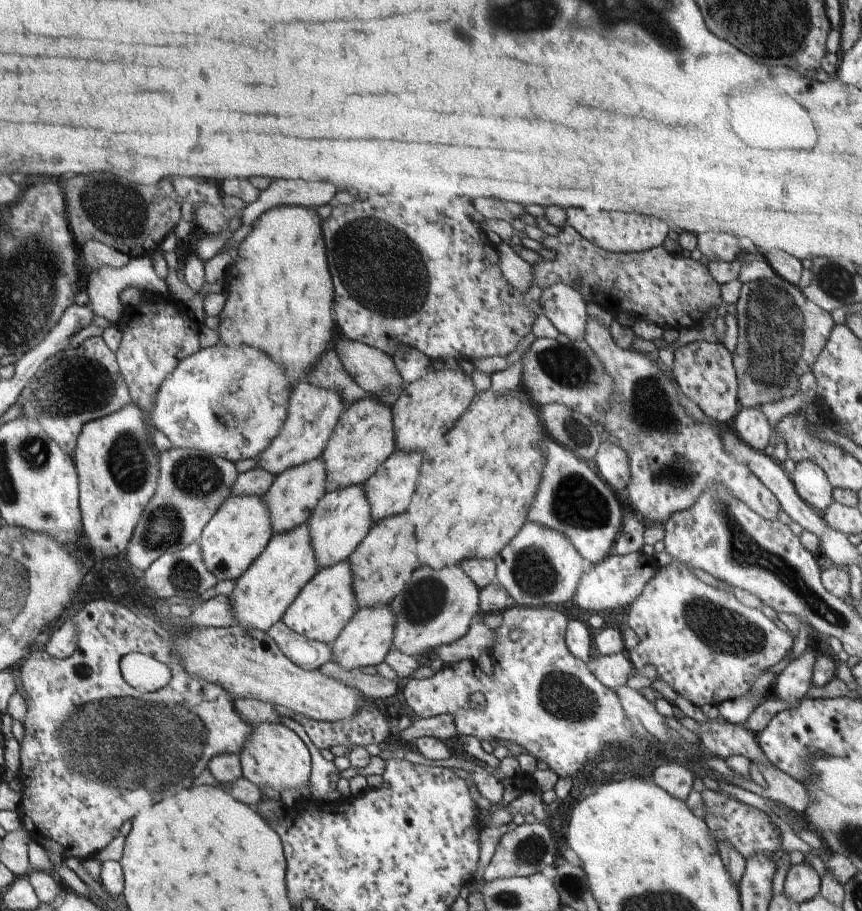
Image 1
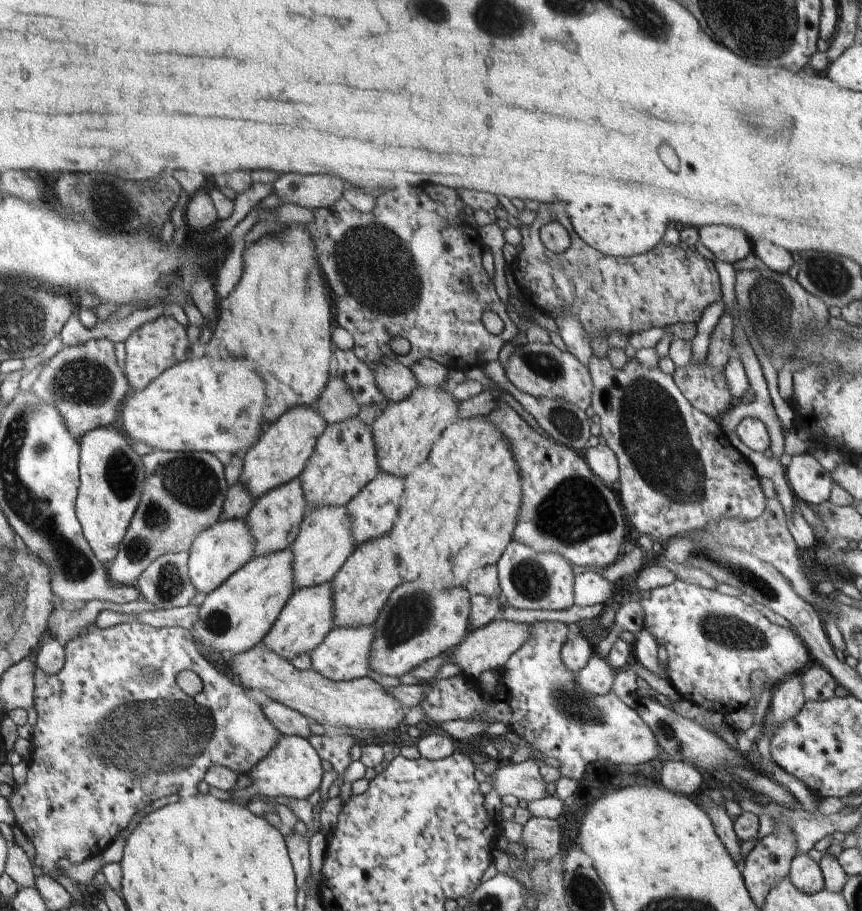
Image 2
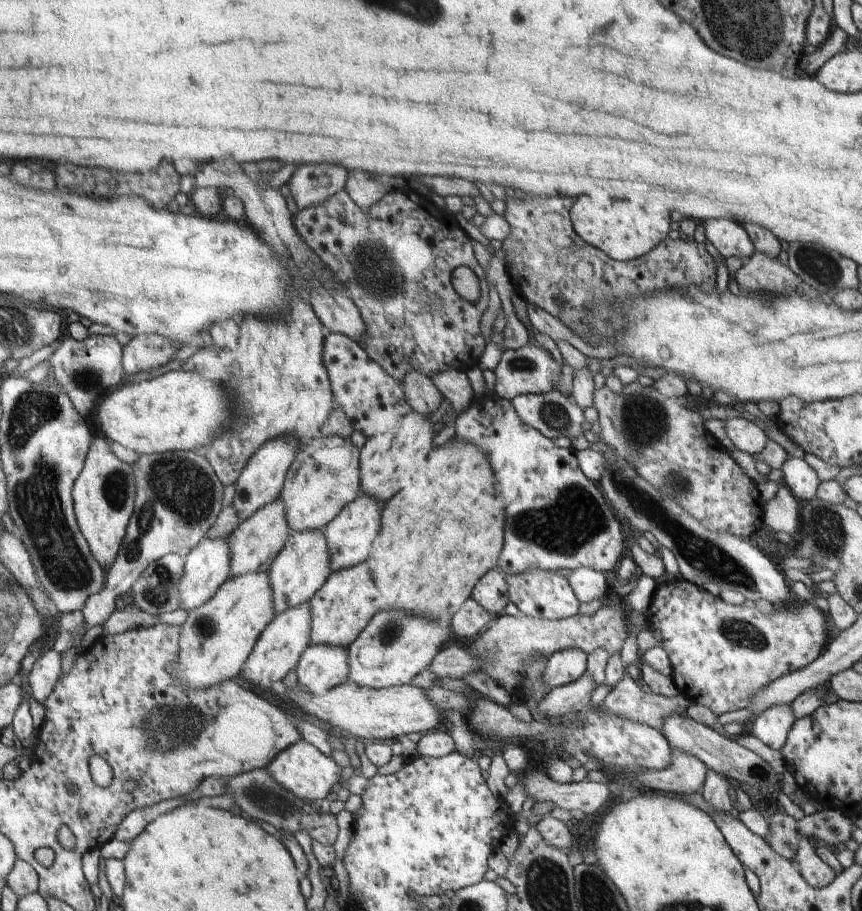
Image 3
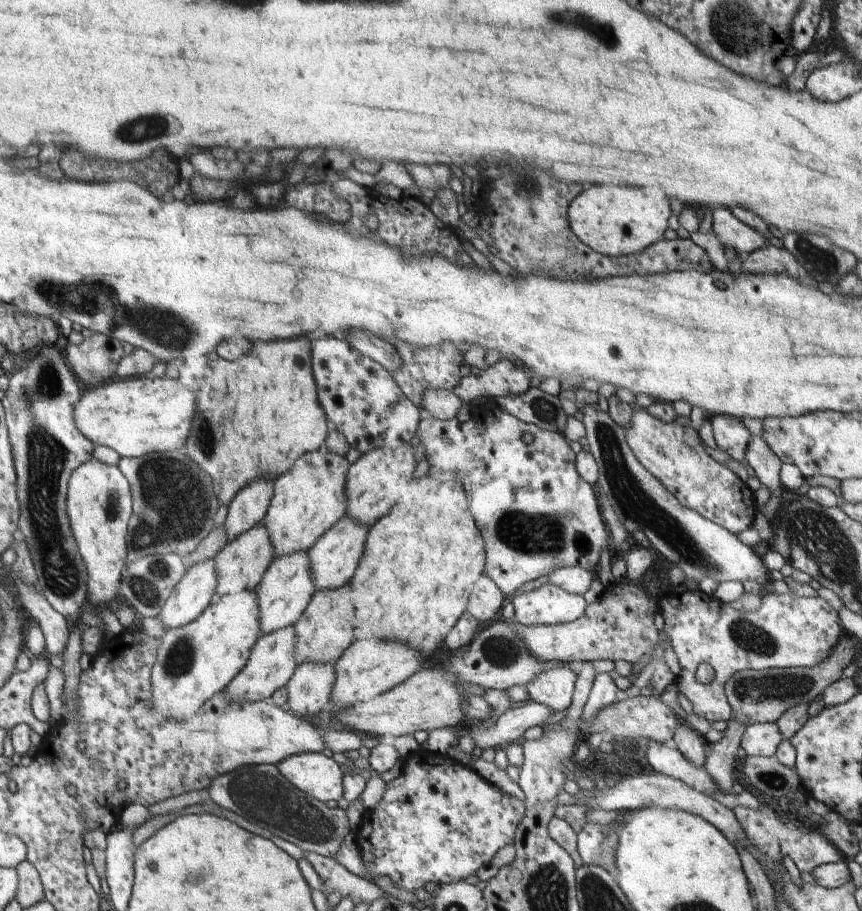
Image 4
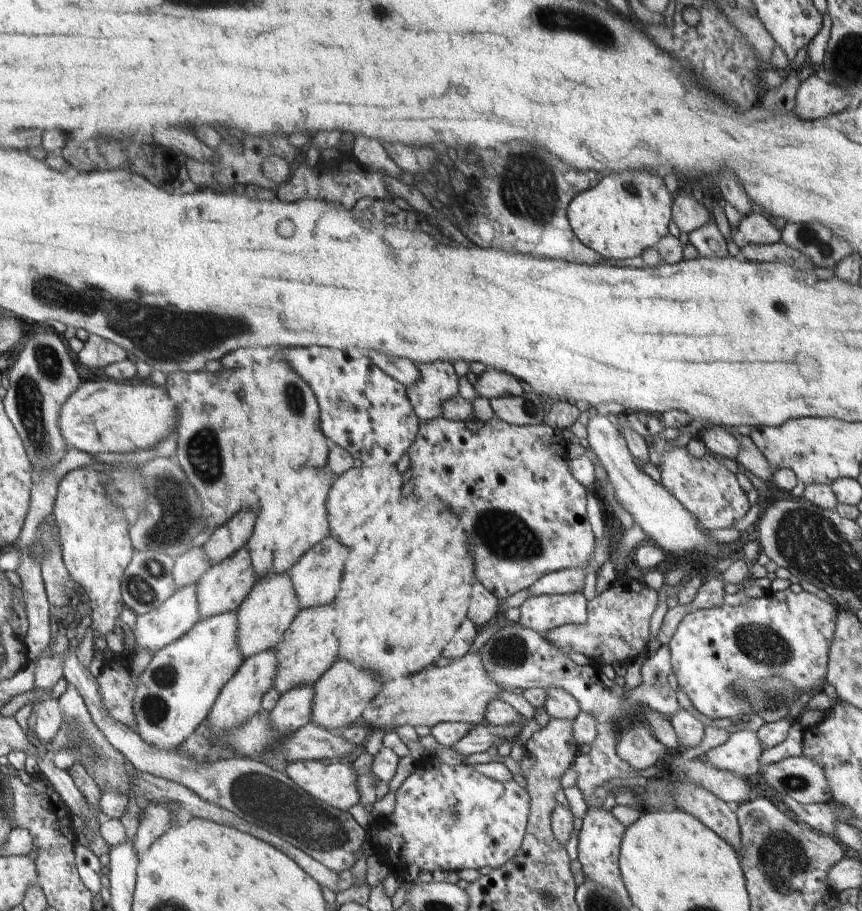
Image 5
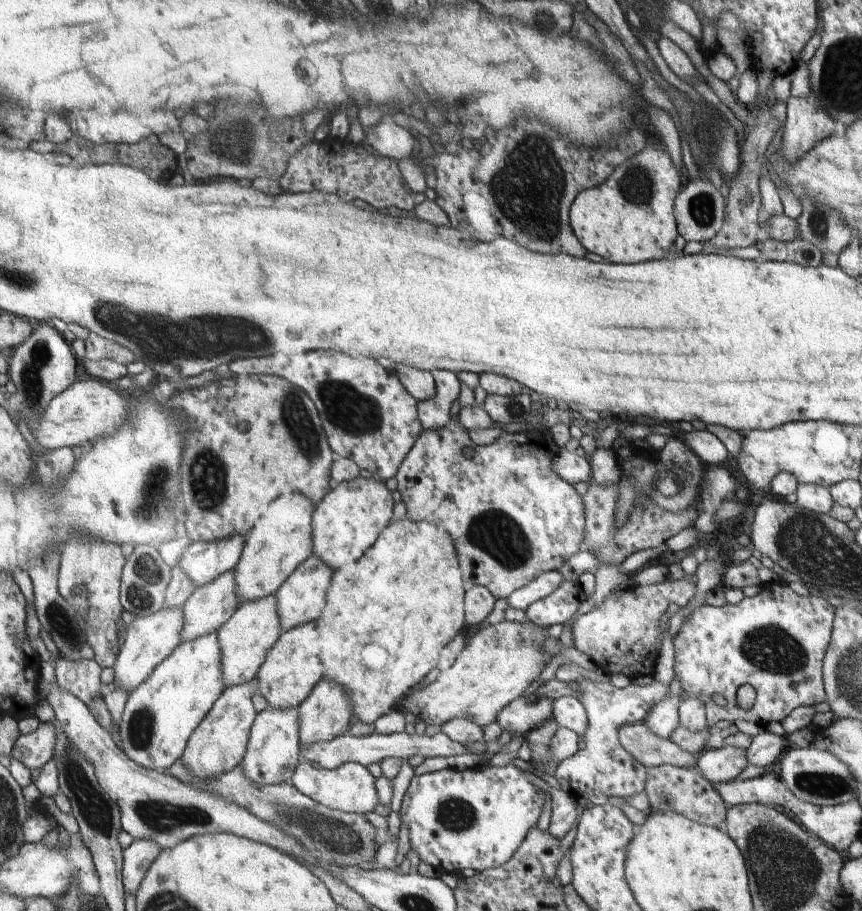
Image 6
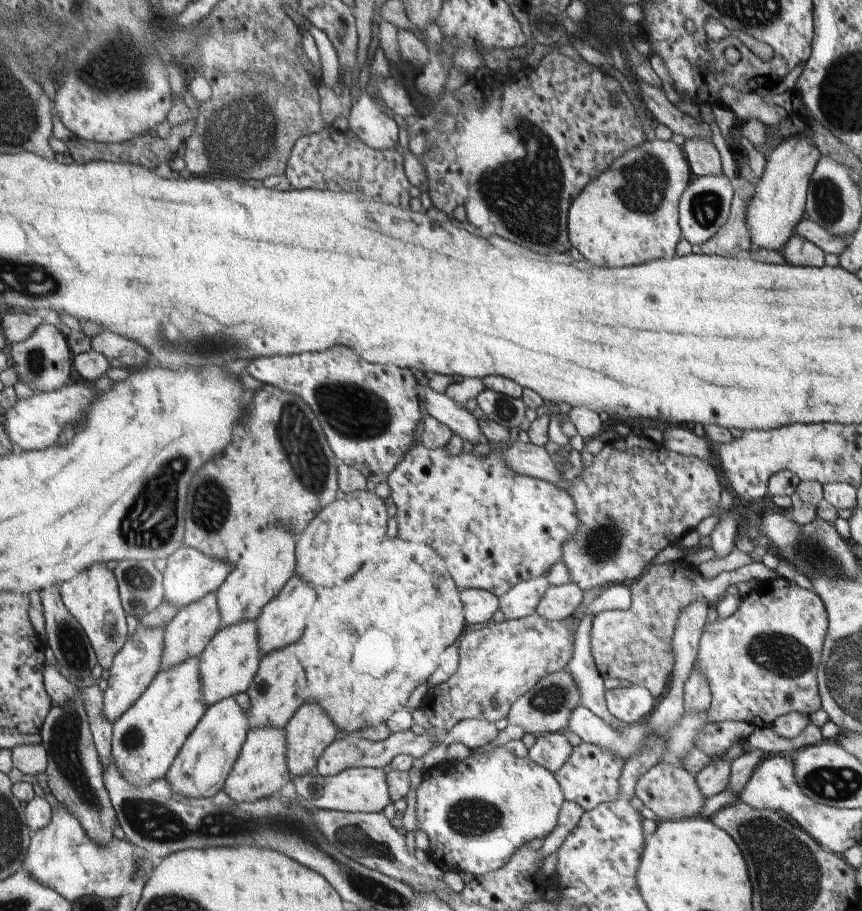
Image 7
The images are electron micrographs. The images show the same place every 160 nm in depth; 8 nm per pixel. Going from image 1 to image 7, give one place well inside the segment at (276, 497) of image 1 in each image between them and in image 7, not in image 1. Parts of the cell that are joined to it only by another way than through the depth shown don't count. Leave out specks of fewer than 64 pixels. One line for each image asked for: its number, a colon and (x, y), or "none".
2: (275, 519)
3: (257, 541)
4: (241, 565)
5: (224, 588)
6: (211, 605)
7: (188, 634)

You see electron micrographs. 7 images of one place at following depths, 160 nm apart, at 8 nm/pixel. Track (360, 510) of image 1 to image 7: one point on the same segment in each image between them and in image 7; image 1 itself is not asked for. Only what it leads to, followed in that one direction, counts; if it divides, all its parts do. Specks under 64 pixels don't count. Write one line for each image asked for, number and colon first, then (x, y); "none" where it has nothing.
2: (326, 540)
3: (305, 563)
4: (285, 591)
5: (265, 617)
6: (247, 637)
7: (228, 665)

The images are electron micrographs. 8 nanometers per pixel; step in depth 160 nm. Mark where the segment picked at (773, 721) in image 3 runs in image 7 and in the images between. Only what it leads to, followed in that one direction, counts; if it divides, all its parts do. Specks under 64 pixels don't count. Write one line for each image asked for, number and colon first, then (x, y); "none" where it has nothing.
4: (760, 739)
5: (740, 755)
6: (719, 765)
7: (713, 778)

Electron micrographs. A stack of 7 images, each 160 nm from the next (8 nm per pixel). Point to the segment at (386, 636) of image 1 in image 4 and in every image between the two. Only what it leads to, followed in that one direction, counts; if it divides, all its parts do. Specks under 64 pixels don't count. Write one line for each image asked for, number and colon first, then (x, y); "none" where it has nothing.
2: (344, 654)
3: (322, 667)
4: (310, 688)

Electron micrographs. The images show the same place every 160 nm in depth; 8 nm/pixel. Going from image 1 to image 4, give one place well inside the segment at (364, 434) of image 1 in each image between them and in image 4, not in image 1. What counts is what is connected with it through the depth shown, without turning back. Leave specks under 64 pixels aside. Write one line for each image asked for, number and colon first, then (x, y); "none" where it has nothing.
2: (345, 460)
3: (326, 477)
4: (310, 499)

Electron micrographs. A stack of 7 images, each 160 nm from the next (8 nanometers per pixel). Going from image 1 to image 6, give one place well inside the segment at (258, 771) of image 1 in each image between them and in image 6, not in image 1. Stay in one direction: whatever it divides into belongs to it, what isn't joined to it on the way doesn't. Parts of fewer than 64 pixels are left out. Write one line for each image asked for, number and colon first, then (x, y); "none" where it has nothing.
2: (292, 768)
3: (303, 770)
4: (315, 774)
5: (335, 785)
6: (350, 788)

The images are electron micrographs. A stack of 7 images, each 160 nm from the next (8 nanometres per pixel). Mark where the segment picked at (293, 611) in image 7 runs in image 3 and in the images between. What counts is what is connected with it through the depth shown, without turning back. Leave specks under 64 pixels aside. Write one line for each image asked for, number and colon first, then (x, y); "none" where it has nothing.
3: (350, 535)
4: (334, 557)
5: (317, 578)
6: (301, 598)

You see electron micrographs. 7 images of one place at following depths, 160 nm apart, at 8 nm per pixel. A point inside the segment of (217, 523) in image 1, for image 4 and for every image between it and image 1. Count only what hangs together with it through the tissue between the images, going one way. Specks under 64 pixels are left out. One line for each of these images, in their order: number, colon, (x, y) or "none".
2: (217, 553)
3: (208, 567)
4: (198, 588)

